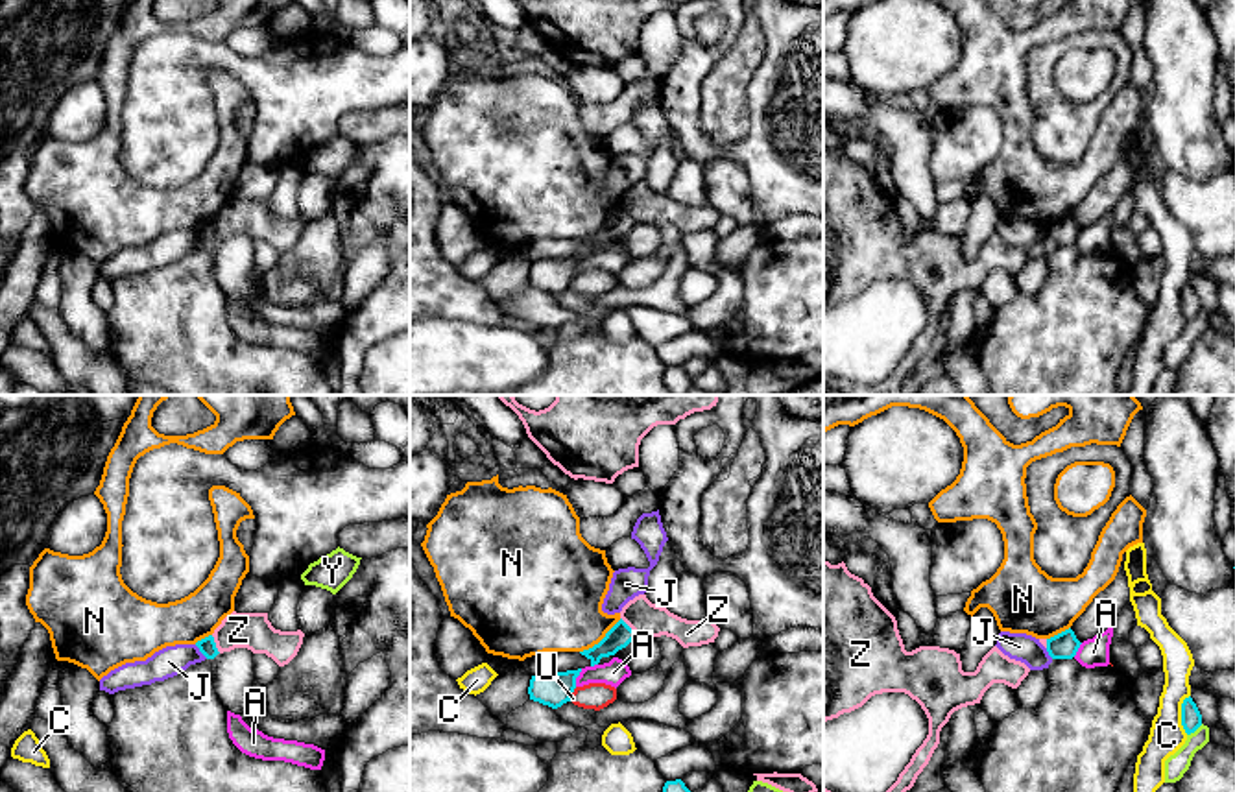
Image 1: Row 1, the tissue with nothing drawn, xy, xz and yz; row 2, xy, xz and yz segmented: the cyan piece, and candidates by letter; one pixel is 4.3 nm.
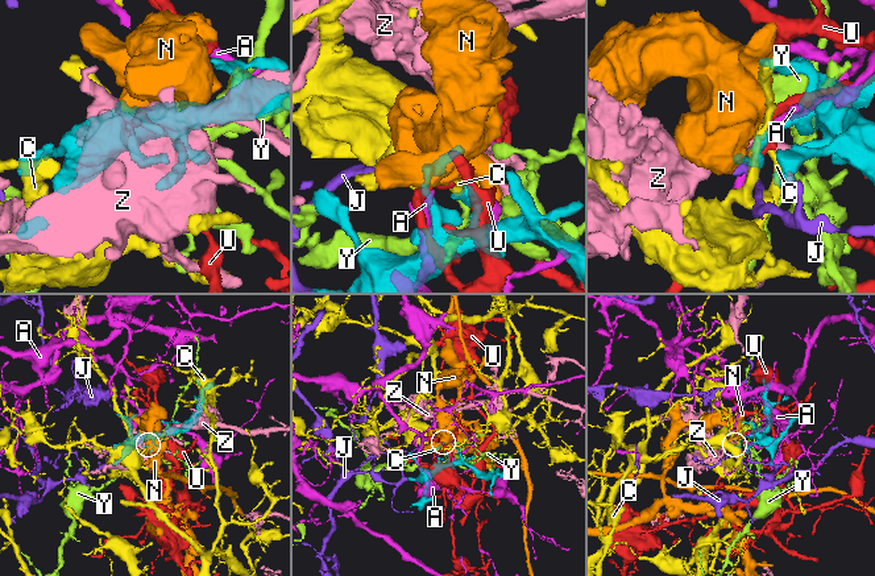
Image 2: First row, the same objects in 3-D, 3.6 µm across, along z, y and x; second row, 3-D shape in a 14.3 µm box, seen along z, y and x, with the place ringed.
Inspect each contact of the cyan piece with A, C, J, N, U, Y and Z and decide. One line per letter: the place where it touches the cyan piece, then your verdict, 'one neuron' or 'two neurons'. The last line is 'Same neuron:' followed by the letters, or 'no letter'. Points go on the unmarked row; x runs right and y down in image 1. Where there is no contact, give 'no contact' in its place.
A: xz (576, 263) | two neurons
C: yz (1182, 301) | two neurons
J: xy (202, 239) | two neurons
N: xz (602, 226) | two neurons
U: xz (571, 281) | two neurons
Y: yz (1195, 316) | two neurons
Z: xz (628, 213) | two neurons
Same neuron: no letter

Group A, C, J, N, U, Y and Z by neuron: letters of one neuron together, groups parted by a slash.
A / C / J / N / U / Y / Z

